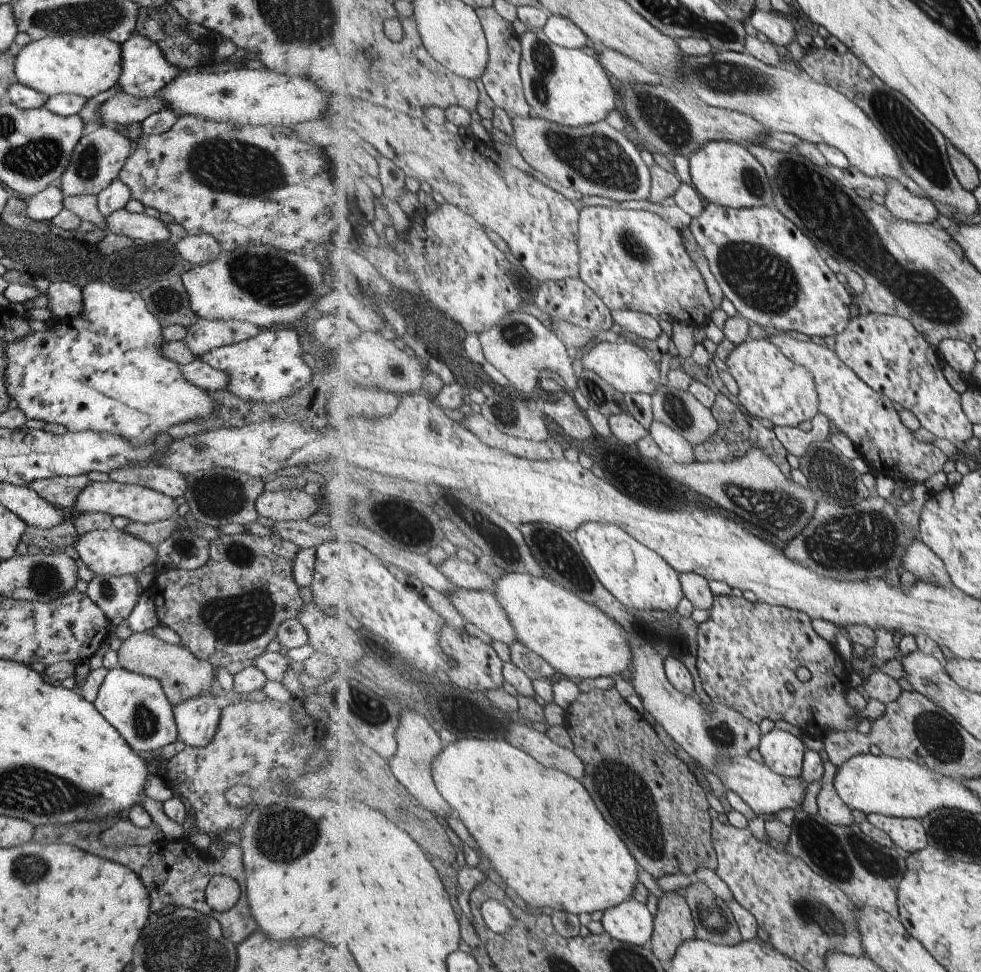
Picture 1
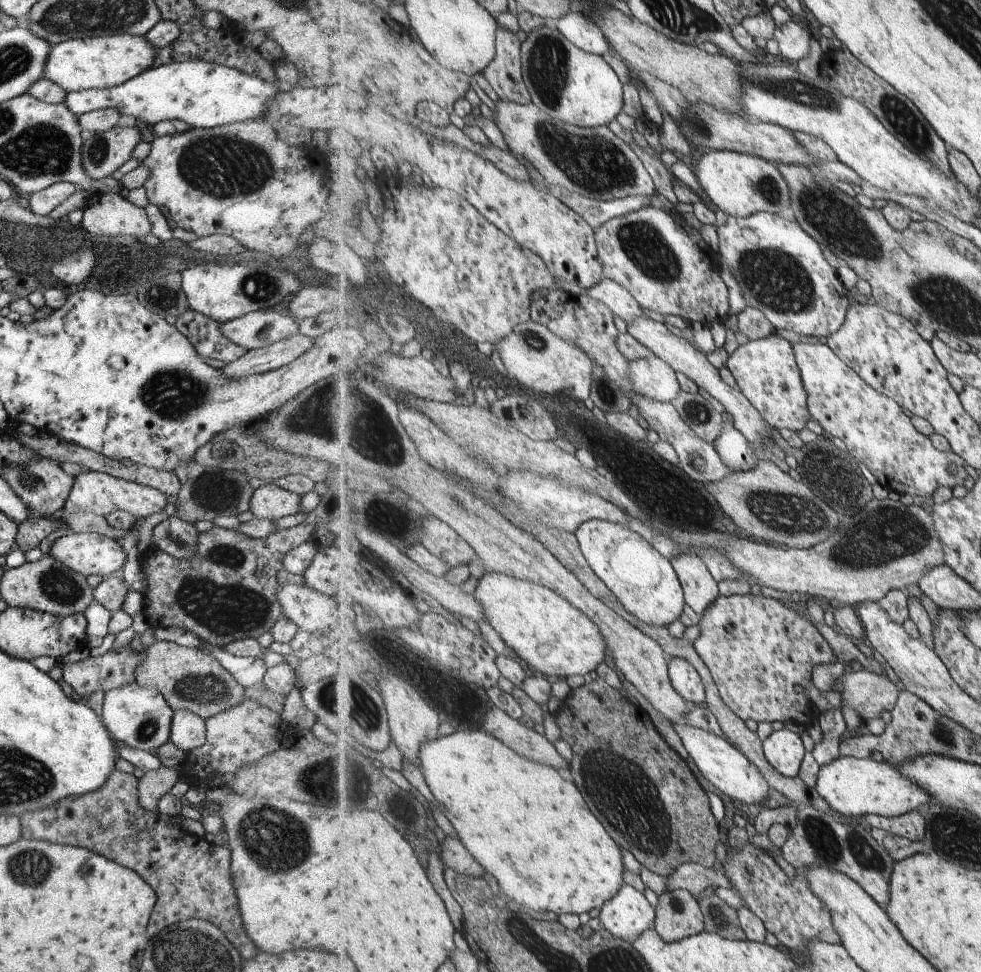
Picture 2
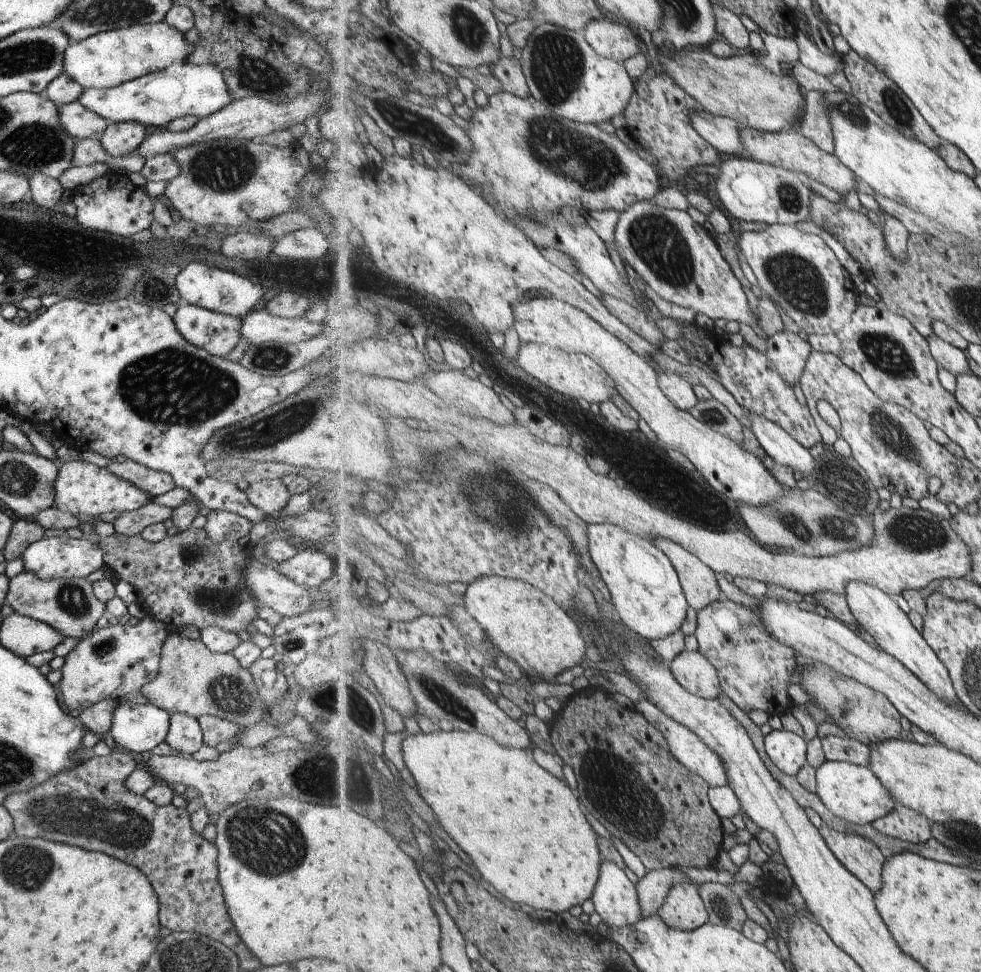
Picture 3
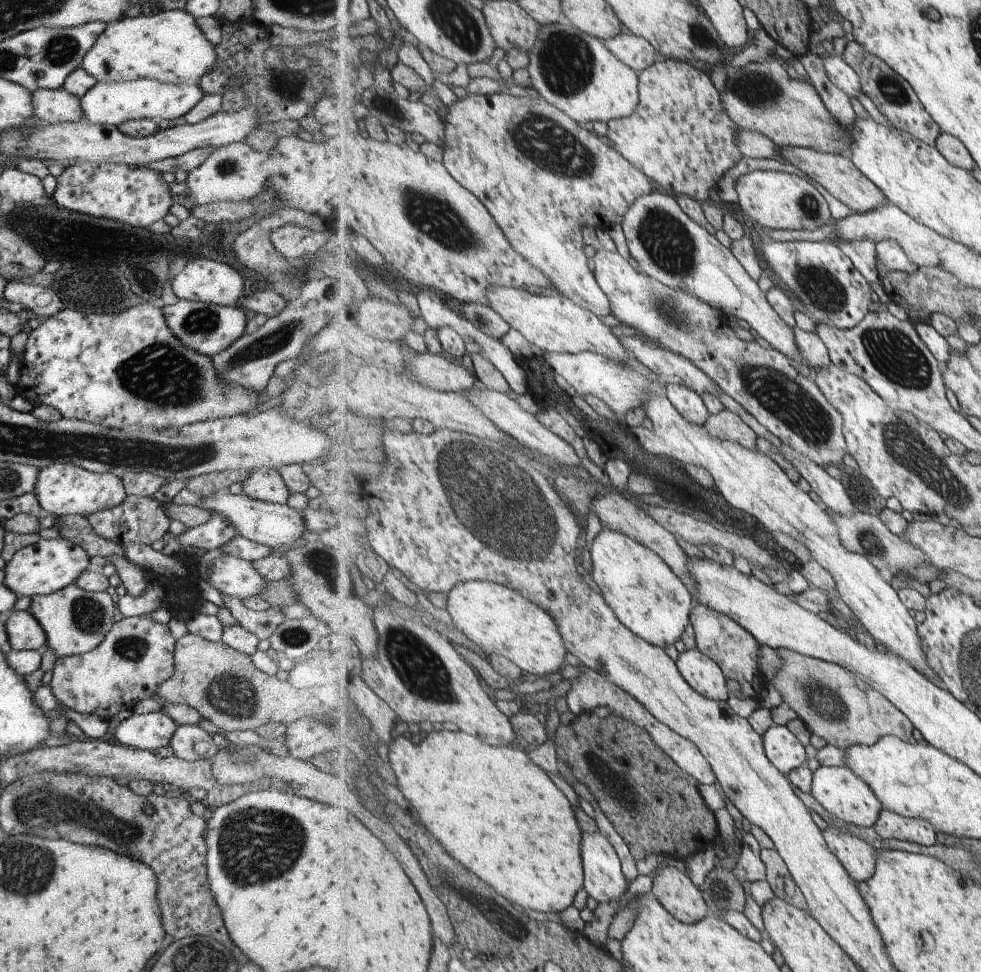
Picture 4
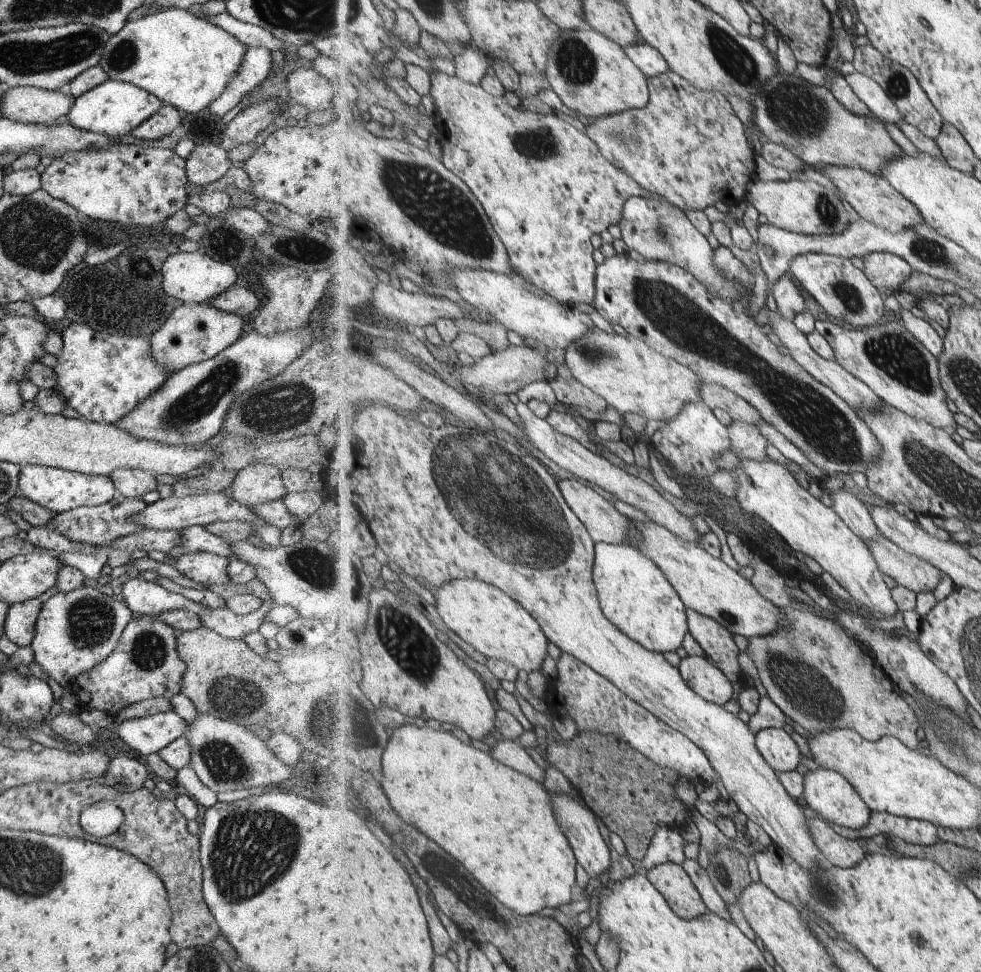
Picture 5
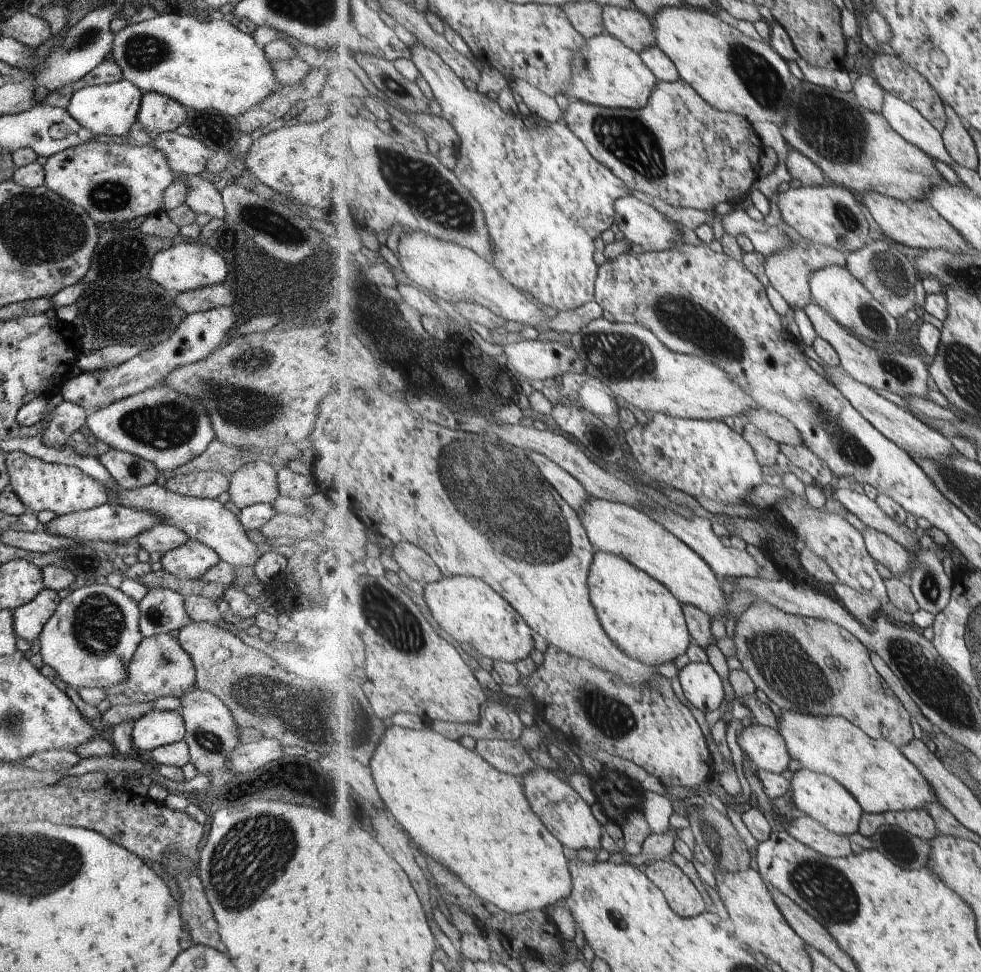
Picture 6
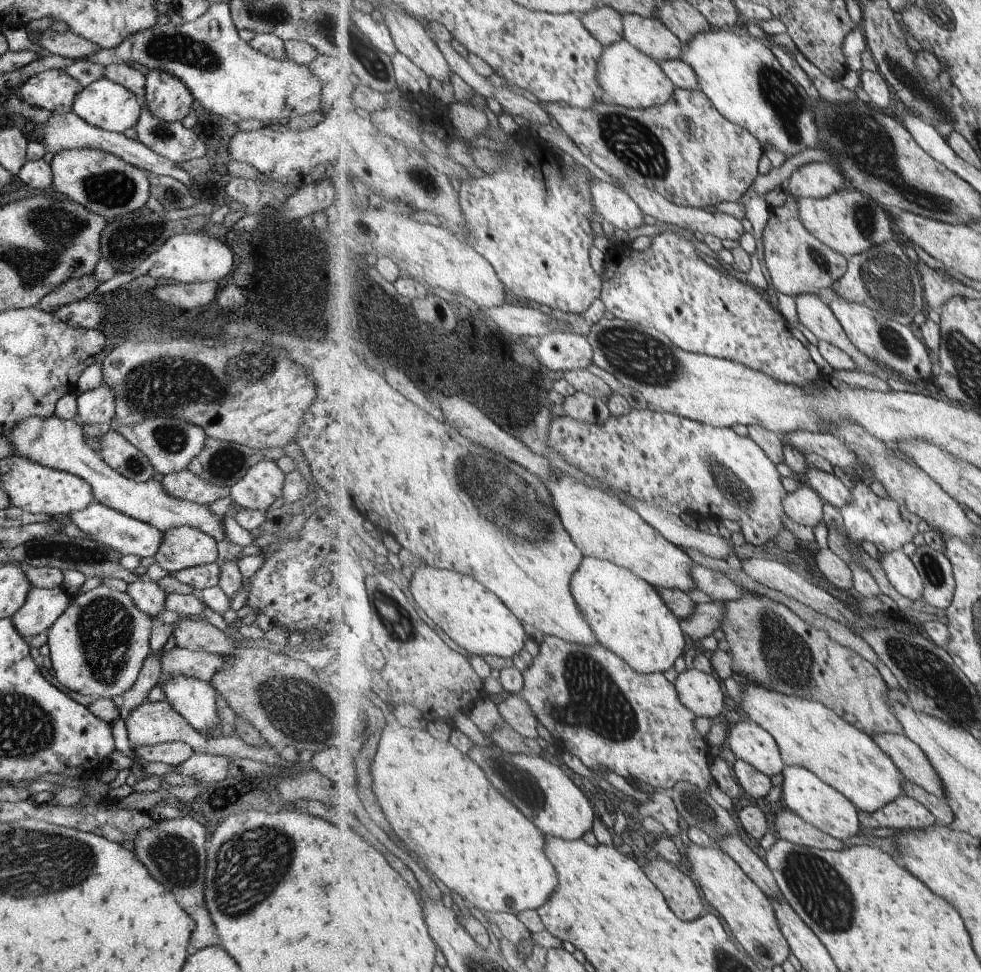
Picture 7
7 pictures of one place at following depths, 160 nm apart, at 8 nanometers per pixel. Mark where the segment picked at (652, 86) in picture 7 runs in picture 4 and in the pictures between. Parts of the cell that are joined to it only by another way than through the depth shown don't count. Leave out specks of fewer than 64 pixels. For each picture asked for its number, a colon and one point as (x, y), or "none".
4: (577, 72)
5: (592, 74)
6: (607, 72)

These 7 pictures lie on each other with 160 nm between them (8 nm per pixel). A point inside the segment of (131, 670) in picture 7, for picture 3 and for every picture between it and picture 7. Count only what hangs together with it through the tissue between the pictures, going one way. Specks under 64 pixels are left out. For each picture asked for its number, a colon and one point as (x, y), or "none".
3: (69, 606)
4: (74, 621)
5: (74, 631)
6: (89, 639)

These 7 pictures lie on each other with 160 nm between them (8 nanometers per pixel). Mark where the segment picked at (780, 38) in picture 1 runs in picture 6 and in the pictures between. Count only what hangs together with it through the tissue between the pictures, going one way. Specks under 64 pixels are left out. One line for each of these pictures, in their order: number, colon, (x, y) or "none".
2: (793, 40)
3: (810, 56)
4: (842, 74)
5: (871, 92)
6: (906, 119)

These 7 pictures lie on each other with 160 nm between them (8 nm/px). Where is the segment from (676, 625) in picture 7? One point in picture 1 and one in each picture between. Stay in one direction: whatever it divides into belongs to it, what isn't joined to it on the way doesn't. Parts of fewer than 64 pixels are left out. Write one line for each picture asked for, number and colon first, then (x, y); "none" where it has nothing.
1: (640, 578)
2: (645, 581)
3: (646, 591)
4: (643, 590)
5: (637, 597)
6: (645, 619)

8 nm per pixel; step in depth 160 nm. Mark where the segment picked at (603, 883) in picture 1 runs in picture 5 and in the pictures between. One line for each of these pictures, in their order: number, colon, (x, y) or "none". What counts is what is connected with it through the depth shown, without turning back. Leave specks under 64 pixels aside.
2: (524, 824)
3: (523, 828)
4: (528, 848)
5: (499, 823)

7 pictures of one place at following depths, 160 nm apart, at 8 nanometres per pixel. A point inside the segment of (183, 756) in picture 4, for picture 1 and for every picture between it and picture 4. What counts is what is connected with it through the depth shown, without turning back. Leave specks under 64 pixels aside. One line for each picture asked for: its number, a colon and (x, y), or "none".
1: (196, 718)
2: (186, 729)
3: (184, 735)

